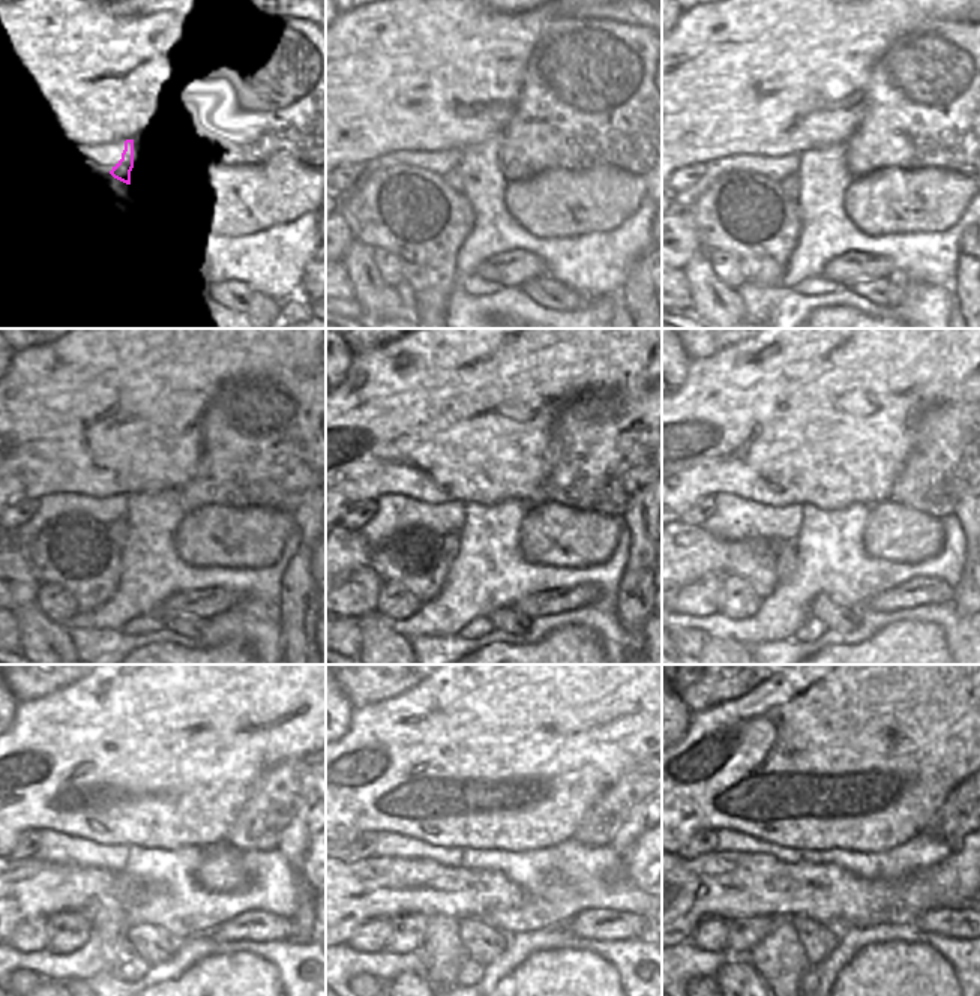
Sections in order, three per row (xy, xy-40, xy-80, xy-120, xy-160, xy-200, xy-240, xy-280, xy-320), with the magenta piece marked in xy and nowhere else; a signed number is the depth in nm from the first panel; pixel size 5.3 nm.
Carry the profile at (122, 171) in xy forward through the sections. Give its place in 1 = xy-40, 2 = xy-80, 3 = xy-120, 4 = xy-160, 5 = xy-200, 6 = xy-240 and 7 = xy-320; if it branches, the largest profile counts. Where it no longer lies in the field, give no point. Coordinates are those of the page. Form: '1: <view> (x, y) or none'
1: xy-40 (453, 177)
2: xy-80 (791, 185)
3: xy-120 (119, 530)
4: xy-160 (452, 542)
5: xy-200 (787, 549)
6: xy-240 (108, 918)
7: xy-320 (779, 960)

